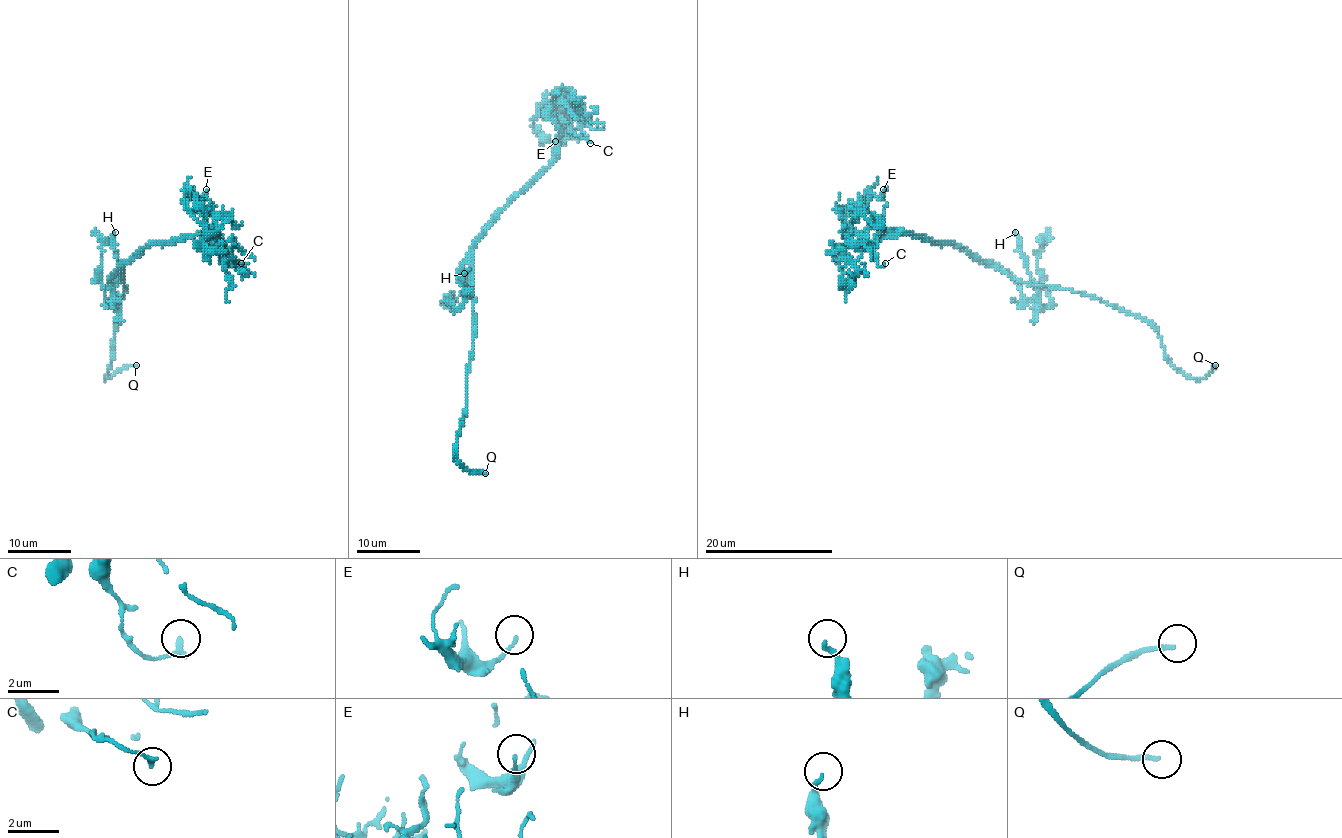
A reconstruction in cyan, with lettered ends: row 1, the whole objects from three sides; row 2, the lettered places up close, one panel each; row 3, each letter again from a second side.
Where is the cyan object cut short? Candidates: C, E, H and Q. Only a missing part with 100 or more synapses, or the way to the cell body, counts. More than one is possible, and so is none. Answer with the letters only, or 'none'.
Q

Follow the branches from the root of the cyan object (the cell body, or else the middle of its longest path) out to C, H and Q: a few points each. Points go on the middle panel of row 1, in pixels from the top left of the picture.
C: (470, 254), (478, 235), (558, 155), (558, 128), (549, 115), (553, 104), (553, 111), (569, 128), (590, 143)
H: (470, 254), (458, 272), (464, 283), (464, 294), (464, 273)
Q: (470, 254), (474, 343), (467, 371), (467, 406), (454, 457), (467, 469), (485, 473)

